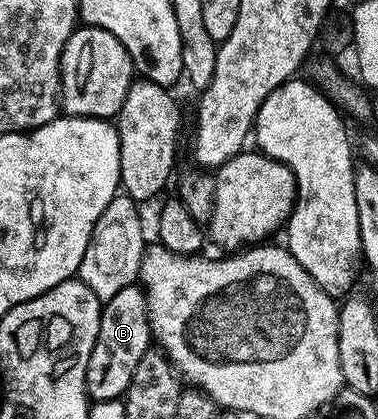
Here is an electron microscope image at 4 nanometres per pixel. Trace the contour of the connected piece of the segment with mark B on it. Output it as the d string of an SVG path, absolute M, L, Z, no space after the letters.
M138 283L129 284L102 305L97 342L93 346L93 354L89 354L87 367L88 397L92 401L126 397L129 382L133 382L133 370L137 370L137 362L141 362L152 344L151 323L147 317L147 294Z

